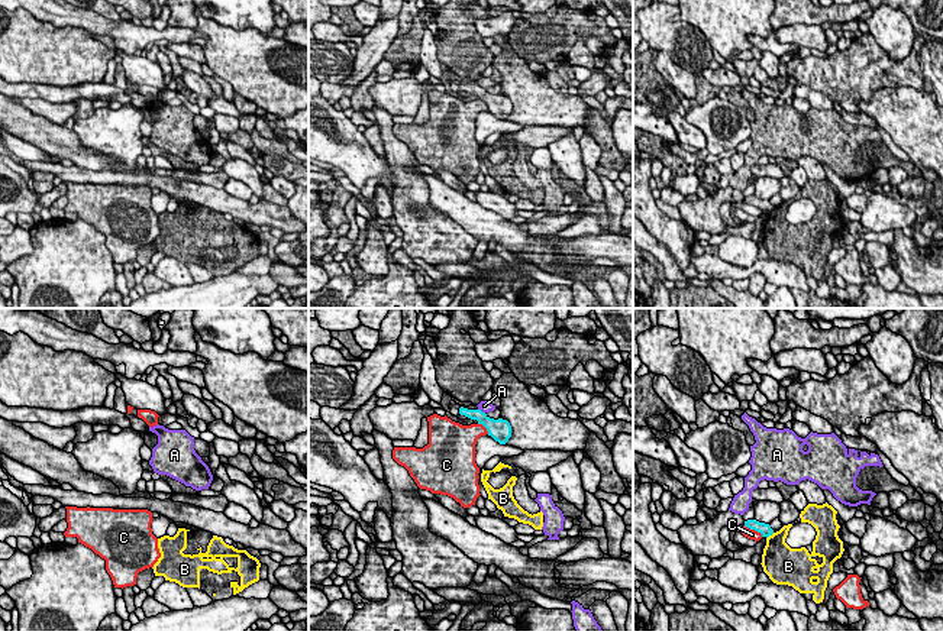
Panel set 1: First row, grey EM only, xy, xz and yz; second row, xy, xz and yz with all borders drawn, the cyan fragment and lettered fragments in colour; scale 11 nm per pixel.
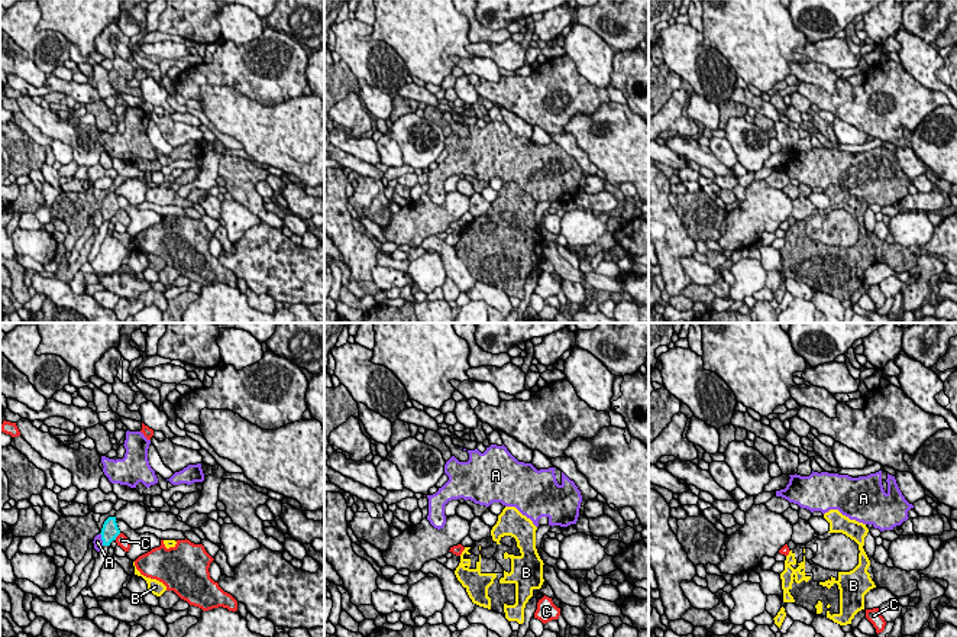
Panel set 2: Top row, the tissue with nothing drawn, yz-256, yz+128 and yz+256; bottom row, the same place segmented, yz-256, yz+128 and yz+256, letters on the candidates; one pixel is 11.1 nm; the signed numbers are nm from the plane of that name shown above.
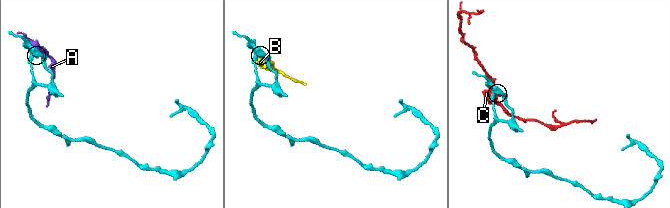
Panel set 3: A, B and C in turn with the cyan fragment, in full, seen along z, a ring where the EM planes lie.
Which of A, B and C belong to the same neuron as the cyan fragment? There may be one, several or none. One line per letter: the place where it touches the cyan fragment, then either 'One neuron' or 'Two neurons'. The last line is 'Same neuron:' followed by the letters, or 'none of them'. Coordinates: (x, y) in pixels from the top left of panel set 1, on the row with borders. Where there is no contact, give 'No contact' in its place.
A: Touches cyan at xz (480, 410). Two neurons
B: Touches cyan at yz (769, 534). Two neurons
C: Touches cyan at yz (753, 528). Two neurons
Same neuron: none of them

